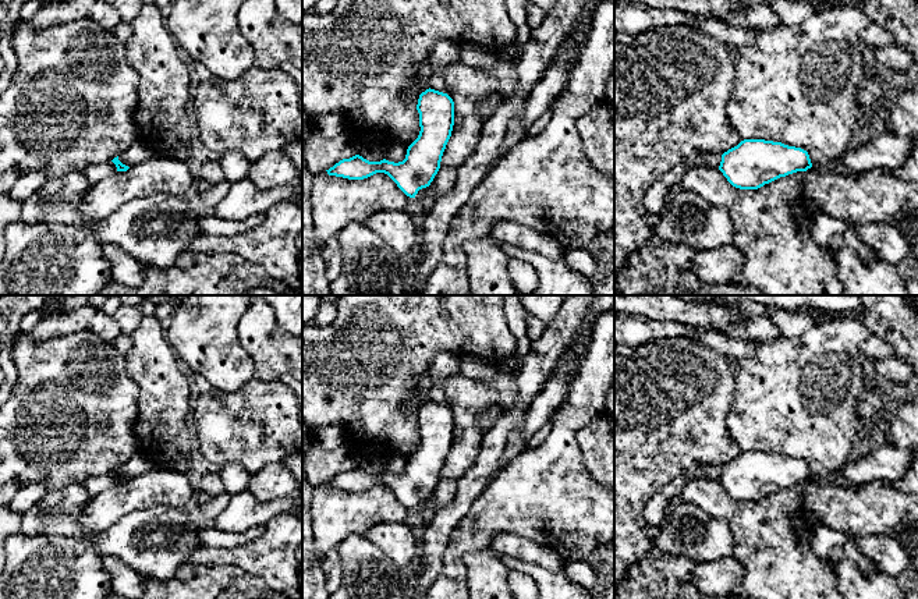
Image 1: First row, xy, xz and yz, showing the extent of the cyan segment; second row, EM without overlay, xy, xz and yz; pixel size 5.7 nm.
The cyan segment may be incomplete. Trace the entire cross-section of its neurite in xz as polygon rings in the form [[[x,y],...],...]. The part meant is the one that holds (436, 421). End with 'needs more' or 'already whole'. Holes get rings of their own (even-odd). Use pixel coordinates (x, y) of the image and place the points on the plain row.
[[[426,401],[419,407],[419,447],[408,458],[405,471],[394,475],[386,471],[369,474],[359,467],[343,471],[330,479],[329,488],[348,492],[364,492],[376,485],[387,486],[410,510],[433,493],[440,481],[446,457],[454,437],[454,414],[443,404]]] | already whole

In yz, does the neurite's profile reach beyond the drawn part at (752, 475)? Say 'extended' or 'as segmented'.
as segmented

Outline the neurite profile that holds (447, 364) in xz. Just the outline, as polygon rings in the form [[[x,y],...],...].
[[[443,352],[430,362],[428,373],[432,387],[432,391],[429,393],[430,401],[447,405],[450,408],[450,400],[442,389],[449,378],[460,373],[460,368],[461,354],[458,352]]]

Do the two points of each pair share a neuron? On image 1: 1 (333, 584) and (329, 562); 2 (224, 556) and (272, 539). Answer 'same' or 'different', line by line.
1: same
2: same

